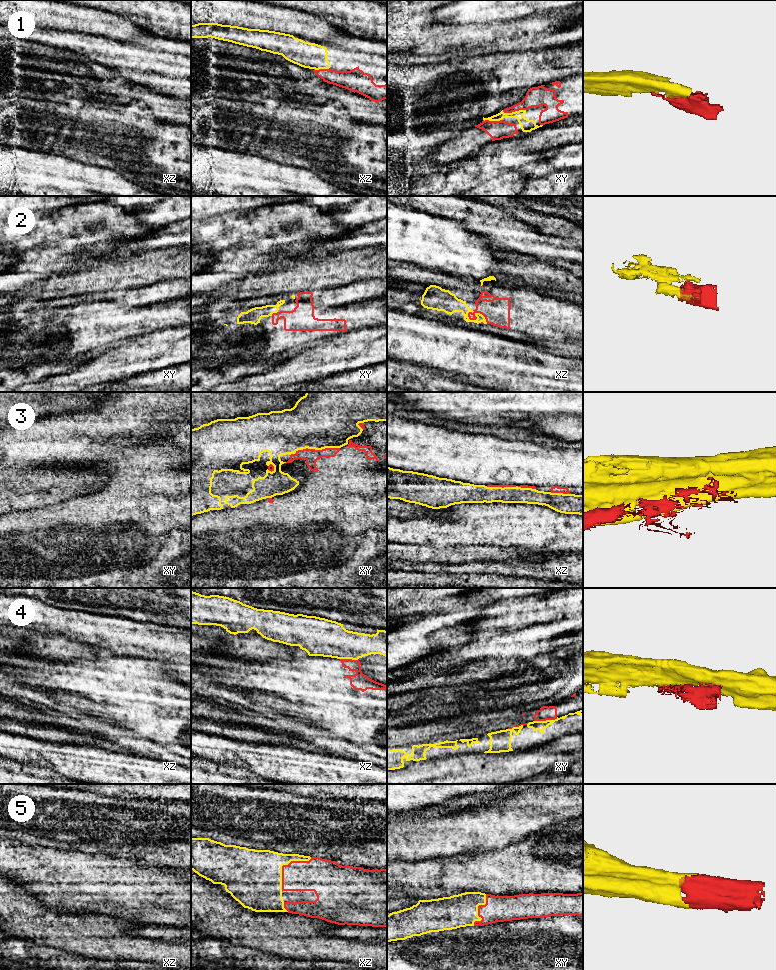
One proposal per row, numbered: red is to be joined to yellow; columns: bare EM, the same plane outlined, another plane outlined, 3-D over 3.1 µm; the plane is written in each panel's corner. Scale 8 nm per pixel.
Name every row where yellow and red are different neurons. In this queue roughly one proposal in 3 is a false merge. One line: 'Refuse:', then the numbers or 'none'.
Refuse: 3, 4

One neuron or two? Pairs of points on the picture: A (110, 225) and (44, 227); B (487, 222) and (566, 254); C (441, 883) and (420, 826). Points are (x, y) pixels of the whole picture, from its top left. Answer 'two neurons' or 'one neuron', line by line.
A: one neuron
B: one neuron
C: two neurons

